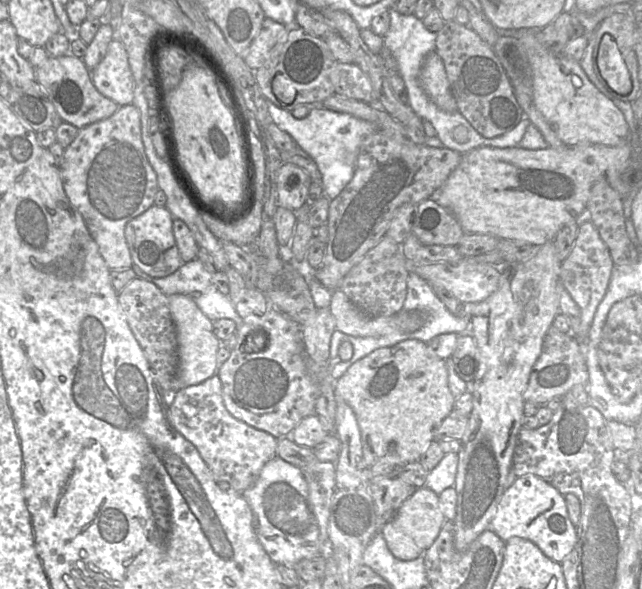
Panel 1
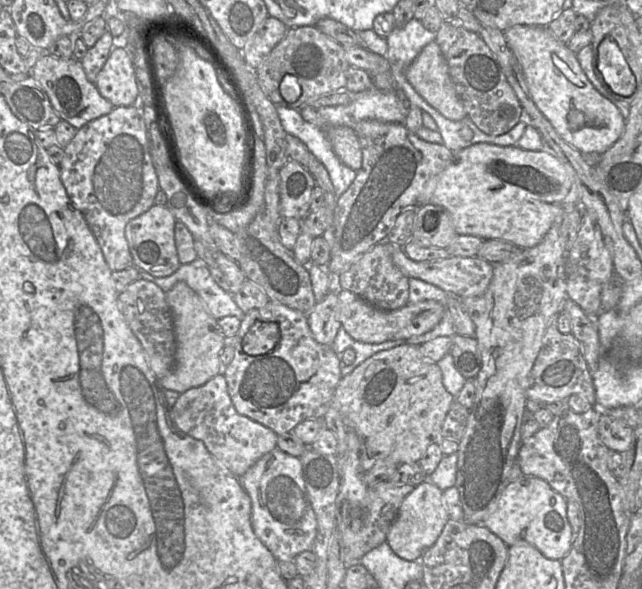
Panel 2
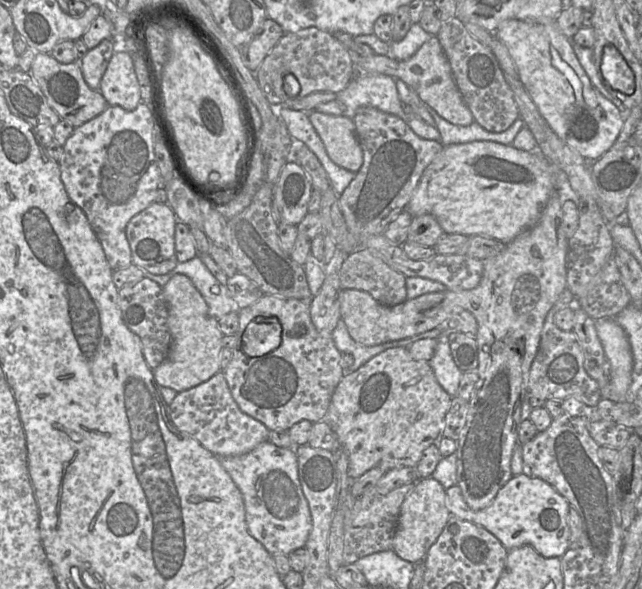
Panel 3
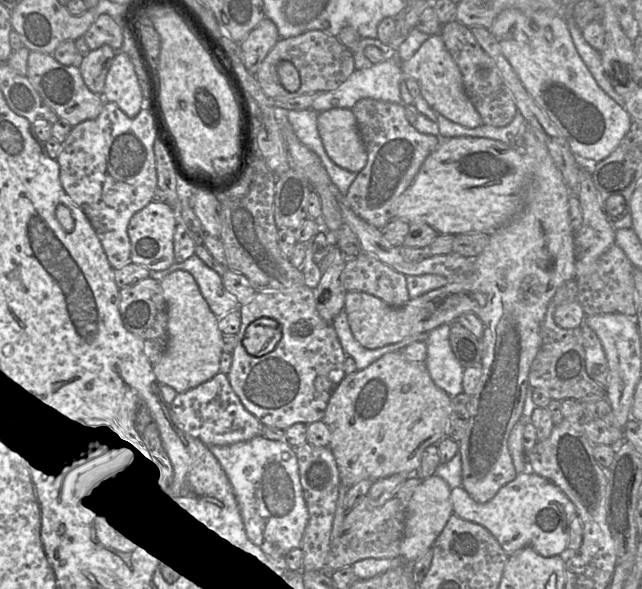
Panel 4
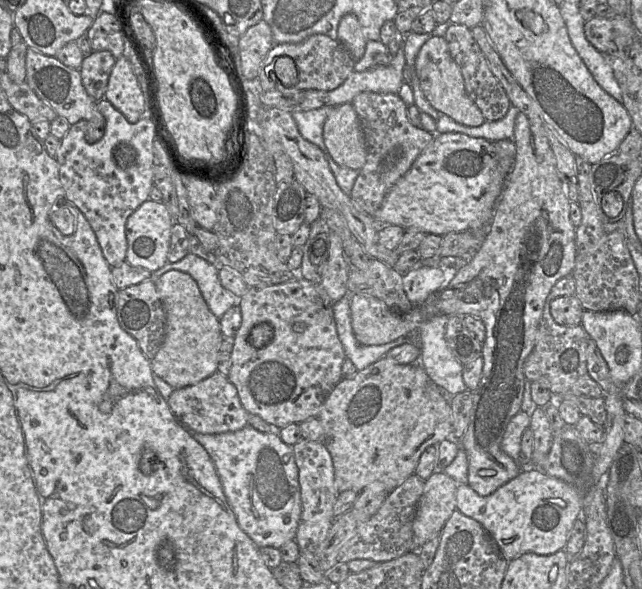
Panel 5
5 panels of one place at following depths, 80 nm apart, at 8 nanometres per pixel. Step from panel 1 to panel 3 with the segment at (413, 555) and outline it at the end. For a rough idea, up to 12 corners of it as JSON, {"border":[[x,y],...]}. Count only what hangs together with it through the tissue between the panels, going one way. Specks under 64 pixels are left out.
{"border":[[419,479],[401,505],[392,550],[423,562],[449,516],[446,490]]}

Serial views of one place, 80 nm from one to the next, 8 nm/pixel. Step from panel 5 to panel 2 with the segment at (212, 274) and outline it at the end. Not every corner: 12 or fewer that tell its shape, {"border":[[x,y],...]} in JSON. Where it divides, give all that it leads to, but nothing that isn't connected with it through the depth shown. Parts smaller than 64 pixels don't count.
{"border":[[200,258],[167,277],[140,278],[167,293],[184,281],[219,320],[243,311],[213,279]]}

